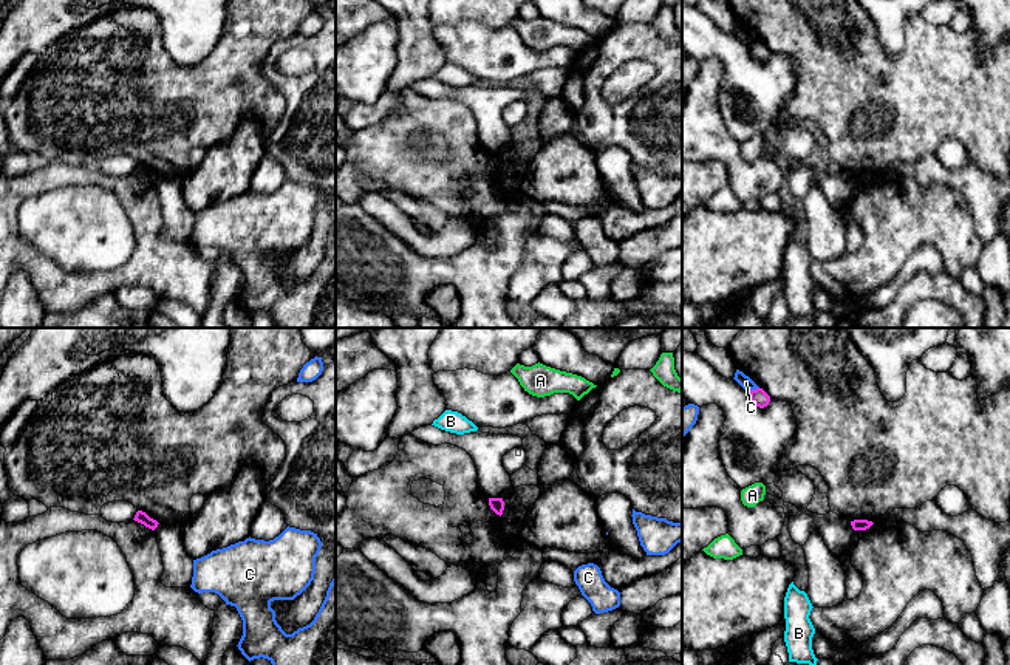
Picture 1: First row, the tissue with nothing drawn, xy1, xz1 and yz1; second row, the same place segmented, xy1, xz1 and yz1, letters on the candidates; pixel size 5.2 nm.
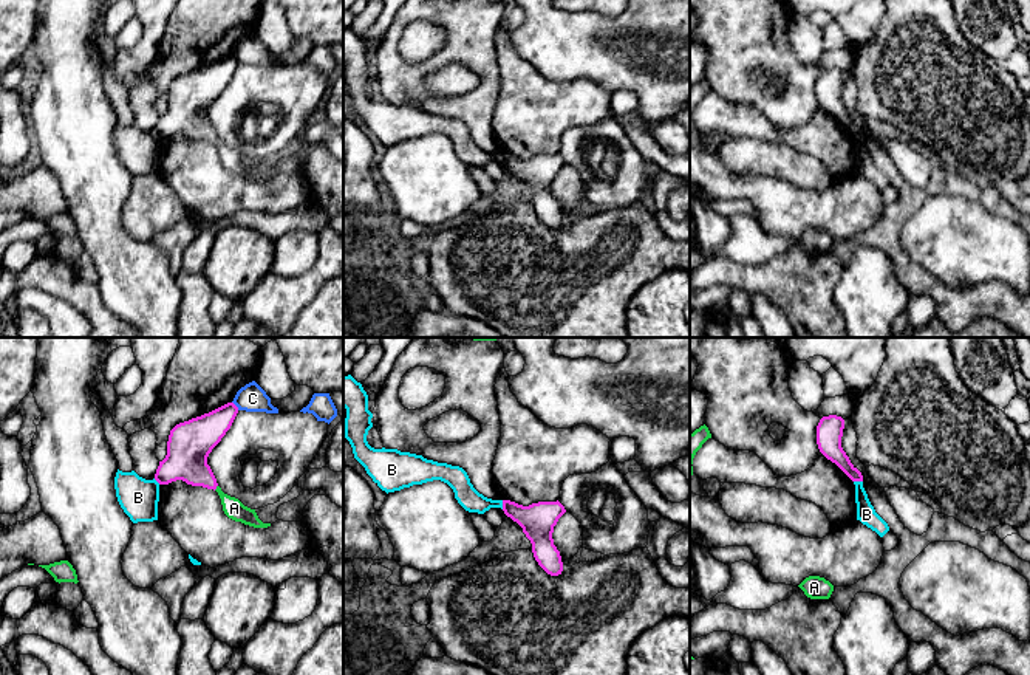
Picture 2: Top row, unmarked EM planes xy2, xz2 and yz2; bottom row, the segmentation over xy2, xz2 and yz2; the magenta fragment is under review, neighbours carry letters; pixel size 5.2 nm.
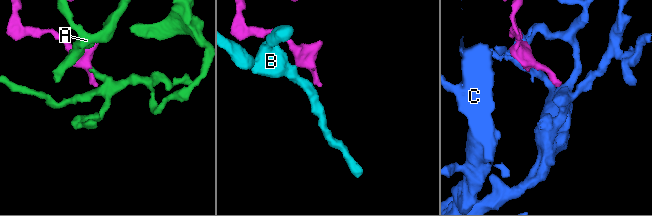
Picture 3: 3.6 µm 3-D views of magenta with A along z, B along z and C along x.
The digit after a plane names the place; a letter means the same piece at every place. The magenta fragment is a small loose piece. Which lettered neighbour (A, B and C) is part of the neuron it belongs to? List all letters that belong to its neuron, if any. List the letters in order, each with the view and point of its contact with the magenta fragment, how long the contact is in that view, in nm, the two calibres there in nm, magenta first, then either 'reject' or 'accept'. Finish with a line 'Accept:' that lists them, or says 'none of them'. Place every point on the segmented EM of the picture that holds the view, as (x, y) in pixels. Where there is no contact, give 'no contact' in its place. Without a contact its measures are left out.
A: xy2 (215, 488) | 40 nm | 220/100 nm | accept
B: xz2 (503, 505) | 50 nm | 180/110 nm | reject
C: yz1 (754, 390) | 70 nm | 90/70 nm | reject
Accept: A

